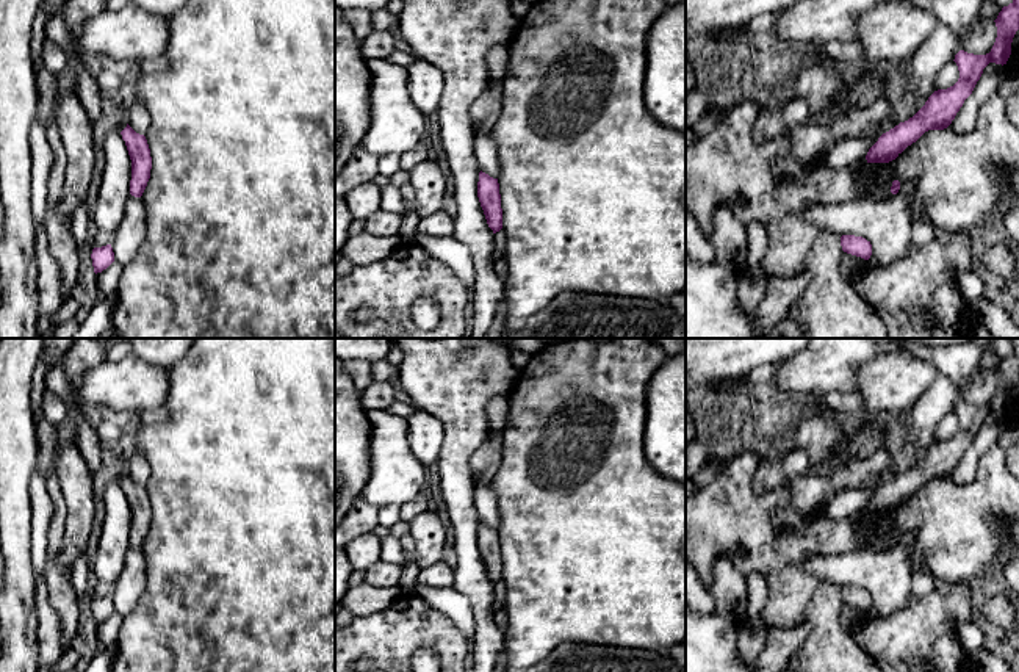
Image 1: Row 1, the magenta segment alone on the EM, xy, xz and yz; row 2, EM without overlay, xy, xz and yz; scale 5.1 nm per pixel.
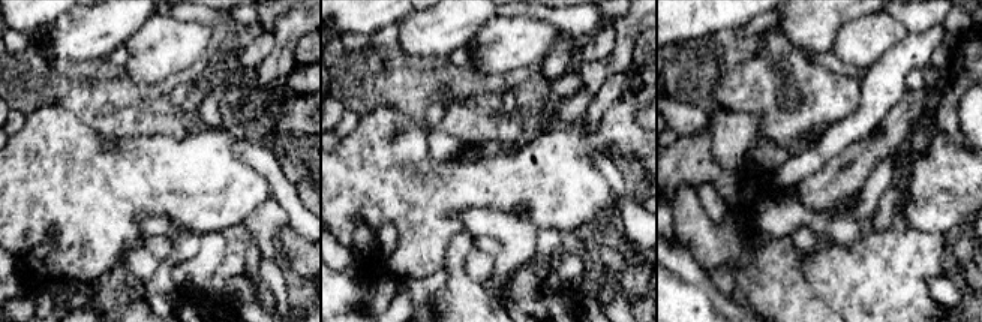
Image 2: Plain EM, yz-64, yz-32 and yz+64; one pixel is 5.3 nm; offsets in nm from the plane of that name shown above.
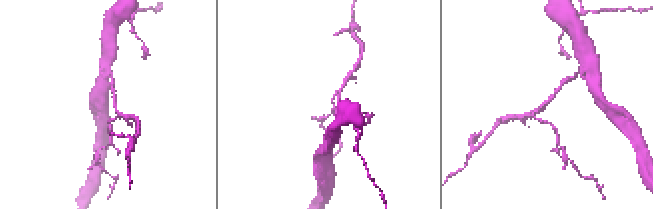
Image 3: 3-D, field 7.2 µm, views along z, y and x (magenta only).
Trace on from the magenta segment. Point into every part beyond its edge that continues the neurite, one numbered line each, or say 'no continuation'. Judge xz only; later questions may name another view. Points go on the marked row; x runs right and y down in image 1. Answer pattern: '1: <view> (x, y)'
no continuation

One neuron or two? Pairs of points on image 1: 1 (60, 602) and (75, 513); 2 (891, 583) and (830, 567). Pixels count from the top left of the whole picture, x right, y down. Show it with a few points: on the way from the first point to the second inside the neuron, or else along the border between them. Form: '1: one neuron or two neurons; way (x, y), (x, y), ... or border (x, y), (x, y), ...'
1: two neurons; border (64, 536), (64, 544), (55, 564), (69, 577)
2: one neuron; way (875, 574), (864, 569), (846, 569)

